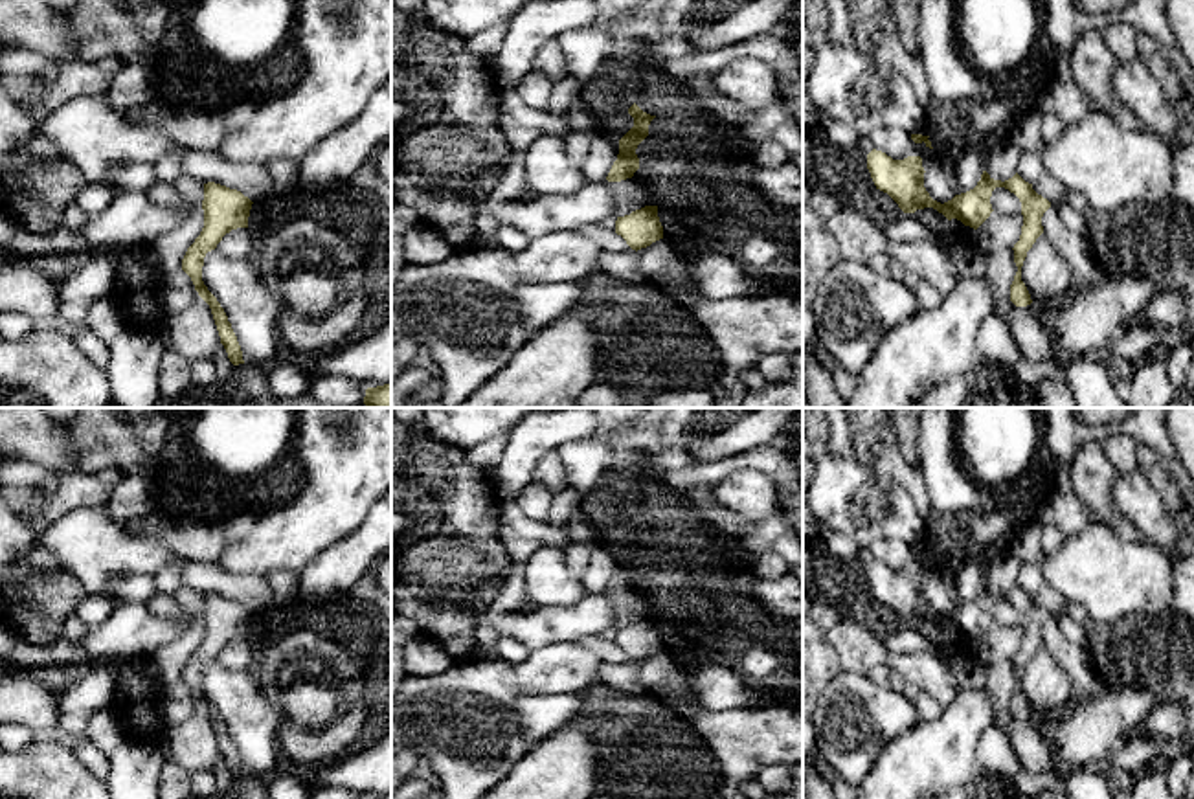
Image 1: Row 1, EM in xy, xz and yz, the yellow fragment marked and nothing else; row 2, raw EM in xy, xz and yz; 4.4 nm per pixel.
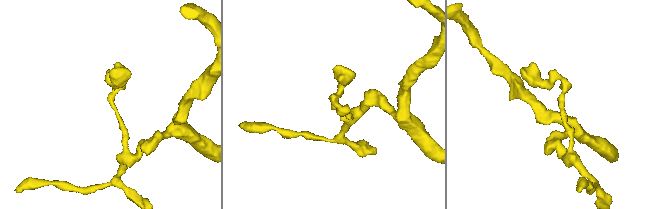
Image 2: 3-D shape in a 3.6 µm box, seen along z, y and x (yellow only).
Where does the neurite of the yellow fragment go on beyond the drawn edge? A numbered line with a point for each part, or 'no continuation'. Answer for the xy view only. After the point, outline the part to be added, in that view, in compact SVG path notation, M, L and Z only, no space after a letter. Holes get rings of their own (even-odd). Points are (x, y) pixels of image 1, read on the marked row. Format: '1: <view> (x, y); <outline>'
no continuation

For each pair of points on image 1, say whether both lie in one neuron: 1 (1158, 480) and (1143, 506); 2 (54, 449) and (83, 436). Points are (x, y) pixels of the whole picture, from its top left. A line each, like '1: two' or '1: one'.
1: two
2: two

